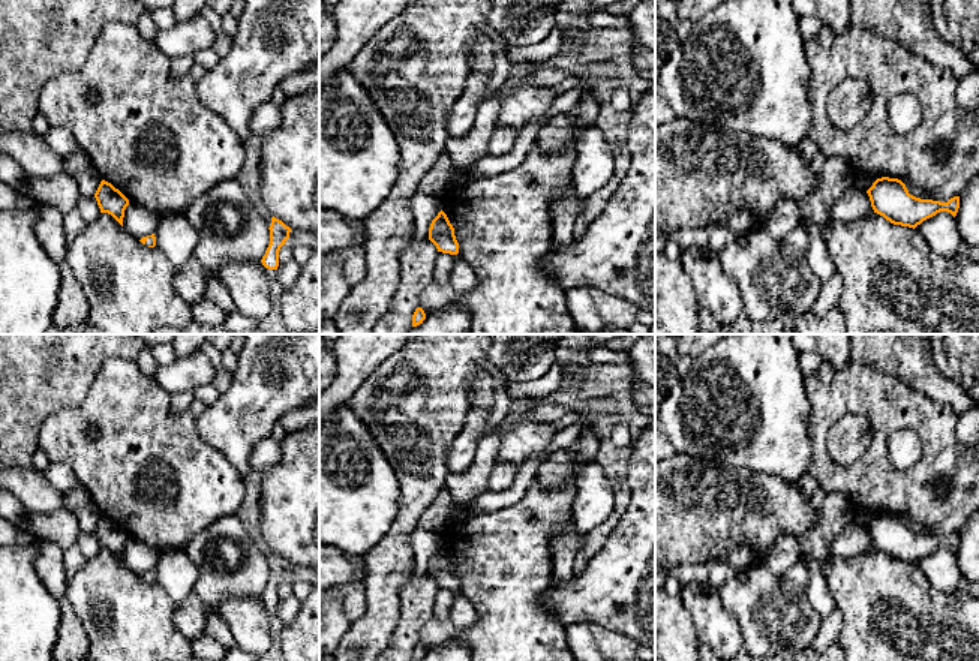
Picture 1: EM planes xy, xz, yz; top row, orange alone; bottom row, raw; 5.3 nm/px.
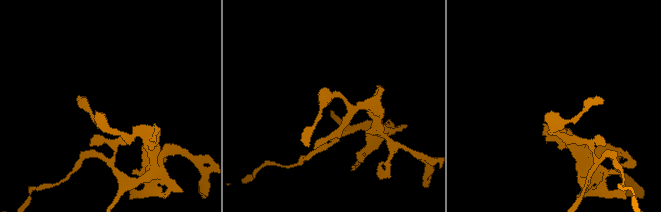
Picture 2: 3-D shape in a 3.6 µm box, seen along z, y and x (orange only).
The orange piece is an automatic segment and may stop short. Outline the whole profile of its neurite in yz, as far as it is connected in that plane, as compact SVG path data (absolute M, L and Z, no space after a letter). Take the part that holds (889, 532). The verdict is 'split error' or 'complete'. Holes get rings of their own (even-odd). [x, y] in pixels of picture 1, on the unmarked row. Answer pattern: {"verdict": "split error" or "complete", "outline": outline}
{"verdict": "complete", "outline": "M889 513L877 514L867 529L874 549L894 561L913 565L940 547L948 547L955 553L960 544L960 532L954 532L948 538L921 535L910 531L901 516Z"}

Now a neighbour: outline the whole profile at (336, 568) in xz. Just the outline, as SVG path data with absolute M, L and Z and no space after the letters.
M319 544L319 591L363 580L364 564L355 564L337 547Z

